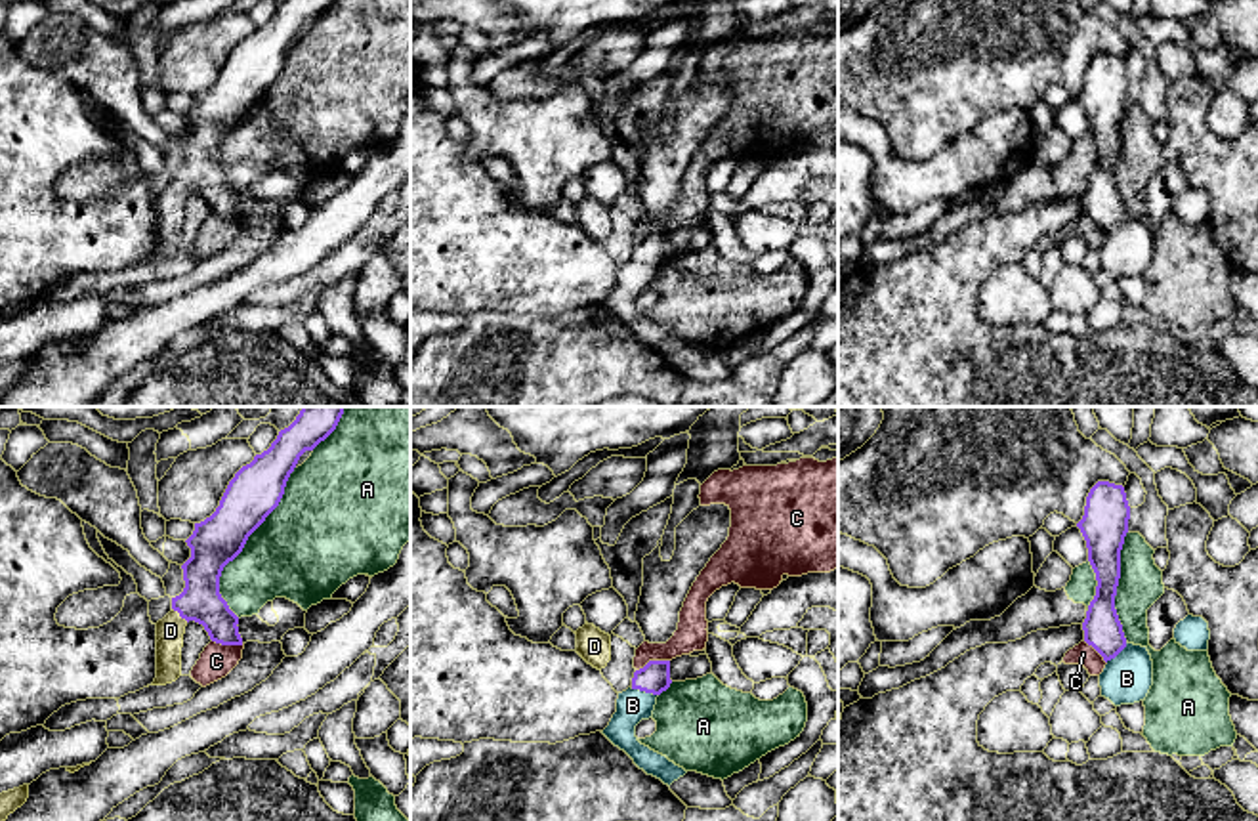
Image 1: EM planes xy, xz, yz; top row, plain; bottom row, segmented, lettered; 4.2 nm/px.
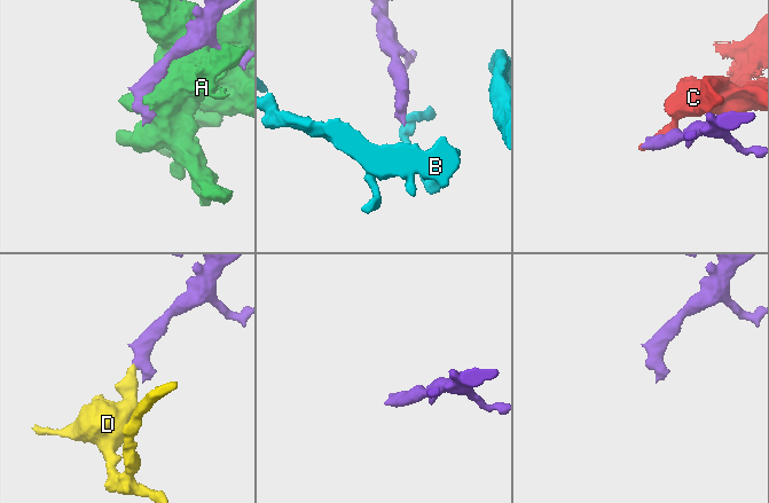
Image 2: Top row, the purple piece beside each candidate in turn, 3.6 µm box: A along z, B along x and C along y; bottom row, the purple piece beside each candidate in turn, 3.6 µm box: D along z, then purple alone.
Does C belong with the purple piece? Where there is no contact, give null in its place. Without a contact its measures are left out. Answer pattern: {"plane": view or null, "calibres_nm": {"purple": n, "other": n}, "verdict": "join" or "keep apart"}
{"plane": "xz", "calibres_nm": {"purple": 130, "other": 140}, "verdict": "keep apart"}

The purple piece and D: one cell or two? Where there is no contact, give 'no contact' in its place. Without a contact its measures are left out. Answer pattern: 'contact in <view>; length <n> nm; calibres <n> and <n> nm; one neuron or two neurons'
contact in xy; length 90 nm; calibres 170 and 120 nm; one neuron

